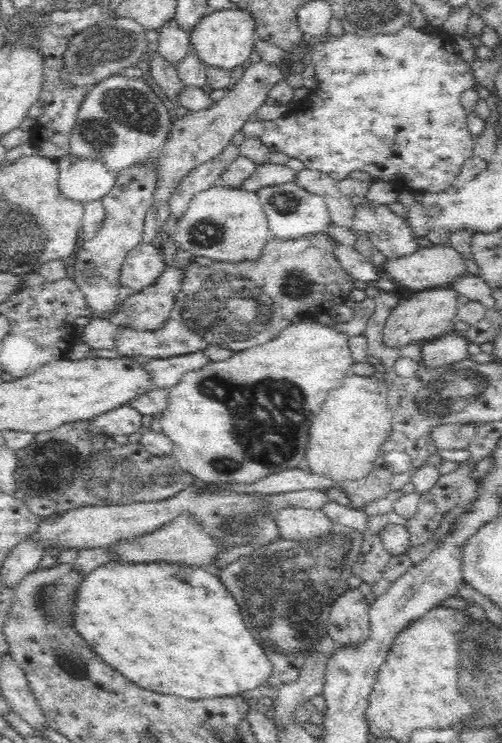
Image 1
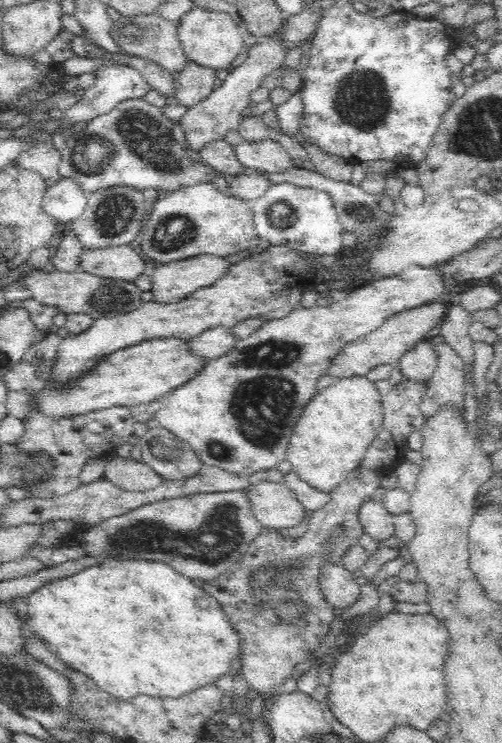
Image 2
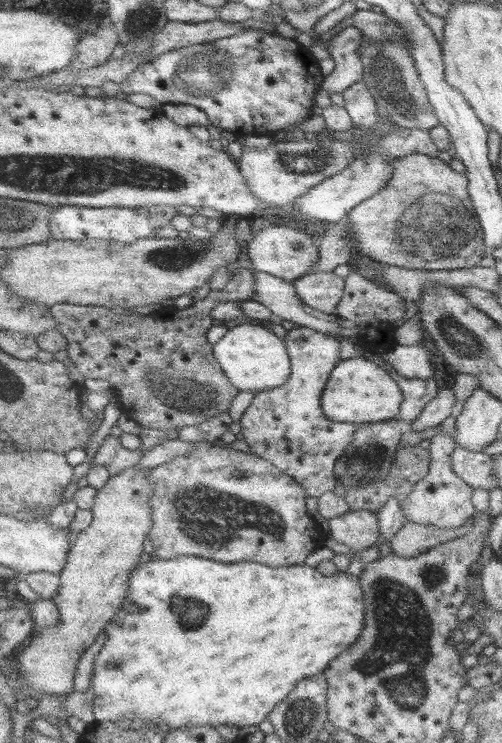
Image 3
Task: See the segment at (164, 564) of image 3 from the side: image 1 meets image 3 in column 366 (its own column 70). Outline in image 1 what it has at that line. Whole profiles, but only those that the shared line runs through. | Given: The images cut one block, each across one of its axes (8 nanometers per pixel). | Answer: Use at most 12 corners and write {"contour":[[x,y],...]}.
{"contour":[[104,562],[74,633],[135,685],[232,696],[270,671],[216,572]]}

